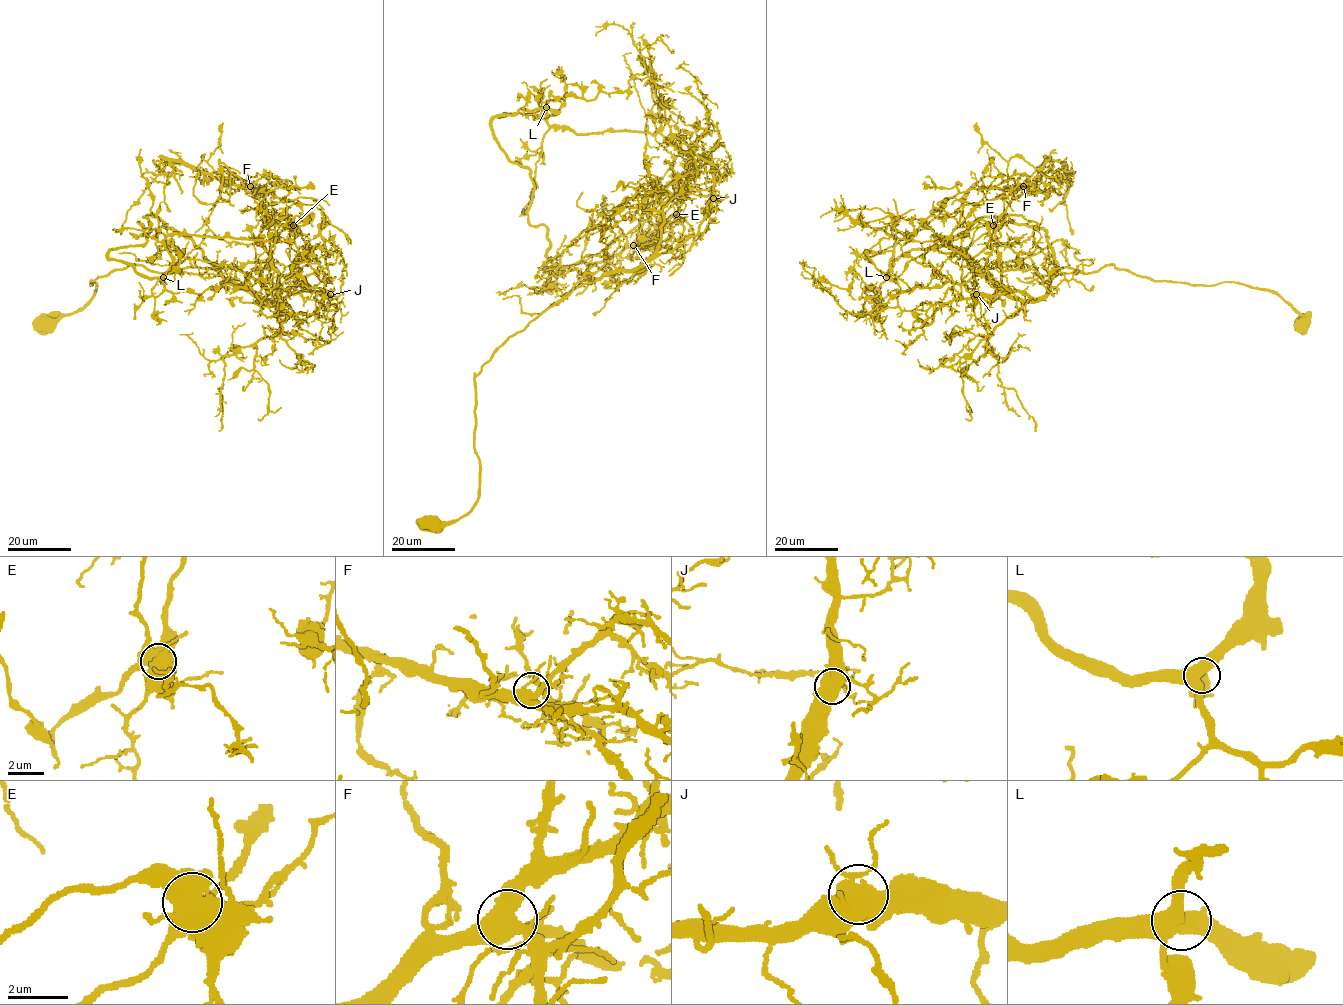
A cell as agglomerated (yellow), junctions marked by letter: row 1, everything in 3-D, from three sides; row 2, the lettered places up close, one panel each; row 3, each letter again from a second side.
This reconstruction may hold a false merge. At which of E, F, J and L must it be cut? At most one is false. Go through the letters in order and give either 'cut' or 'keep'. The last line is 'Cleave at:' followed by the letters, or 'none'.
E: cut
F: keep
J: keep
L: keep
Cleave at: E

